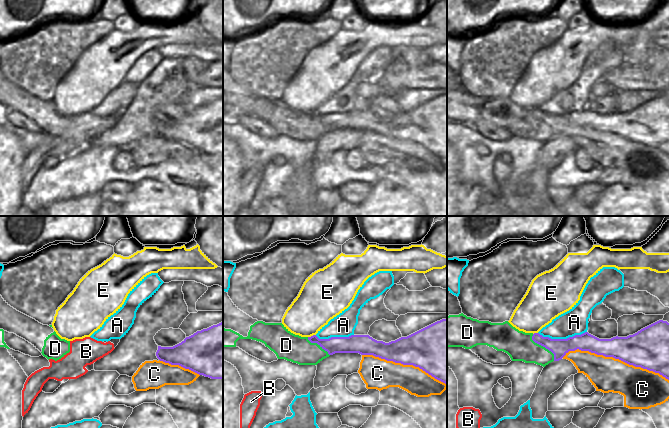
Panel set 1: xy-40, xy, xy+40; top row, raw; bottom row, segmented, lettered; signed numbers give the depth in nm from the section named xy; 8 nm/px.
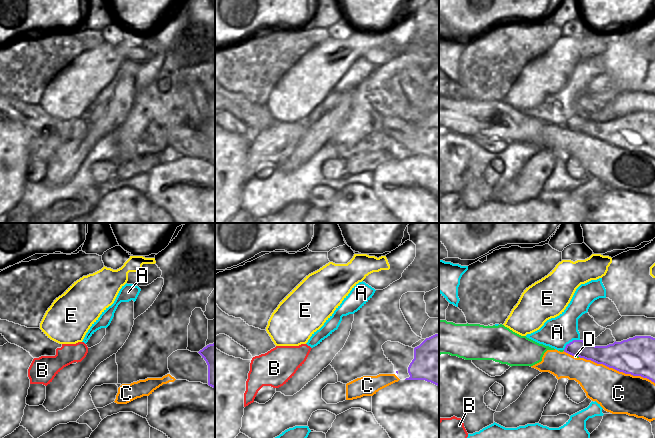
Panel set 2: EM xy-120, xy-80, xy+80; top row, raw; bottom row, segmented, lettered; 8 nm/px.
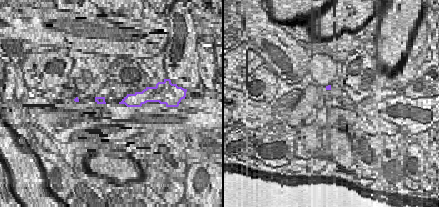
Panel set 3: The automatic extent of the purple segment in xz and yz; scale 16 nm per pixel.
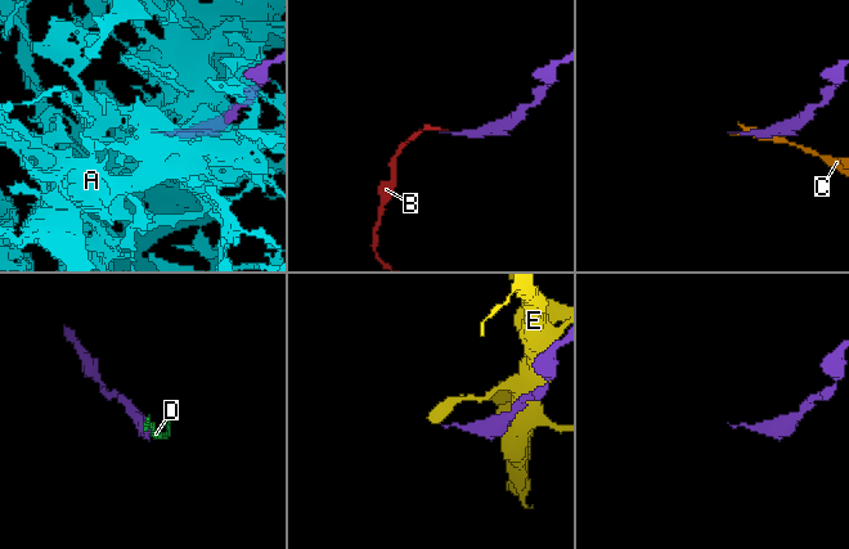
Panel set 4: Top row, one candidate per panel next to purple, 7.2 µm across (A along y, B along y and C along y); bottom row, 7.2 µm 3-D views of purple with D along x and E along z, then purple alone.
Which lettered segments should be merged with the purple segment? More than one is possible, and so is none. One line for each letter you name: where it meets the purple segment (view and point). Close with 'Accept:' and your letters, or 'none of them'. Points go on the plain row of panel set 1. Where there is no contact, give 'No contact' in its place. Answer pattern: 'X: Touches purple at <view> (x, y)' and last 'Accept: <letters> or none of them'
B: No contact
Accept: B.

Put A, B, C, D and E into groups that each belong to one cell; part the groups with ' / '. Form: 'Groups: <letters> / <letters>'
Groups: A / B / C / D / E.

